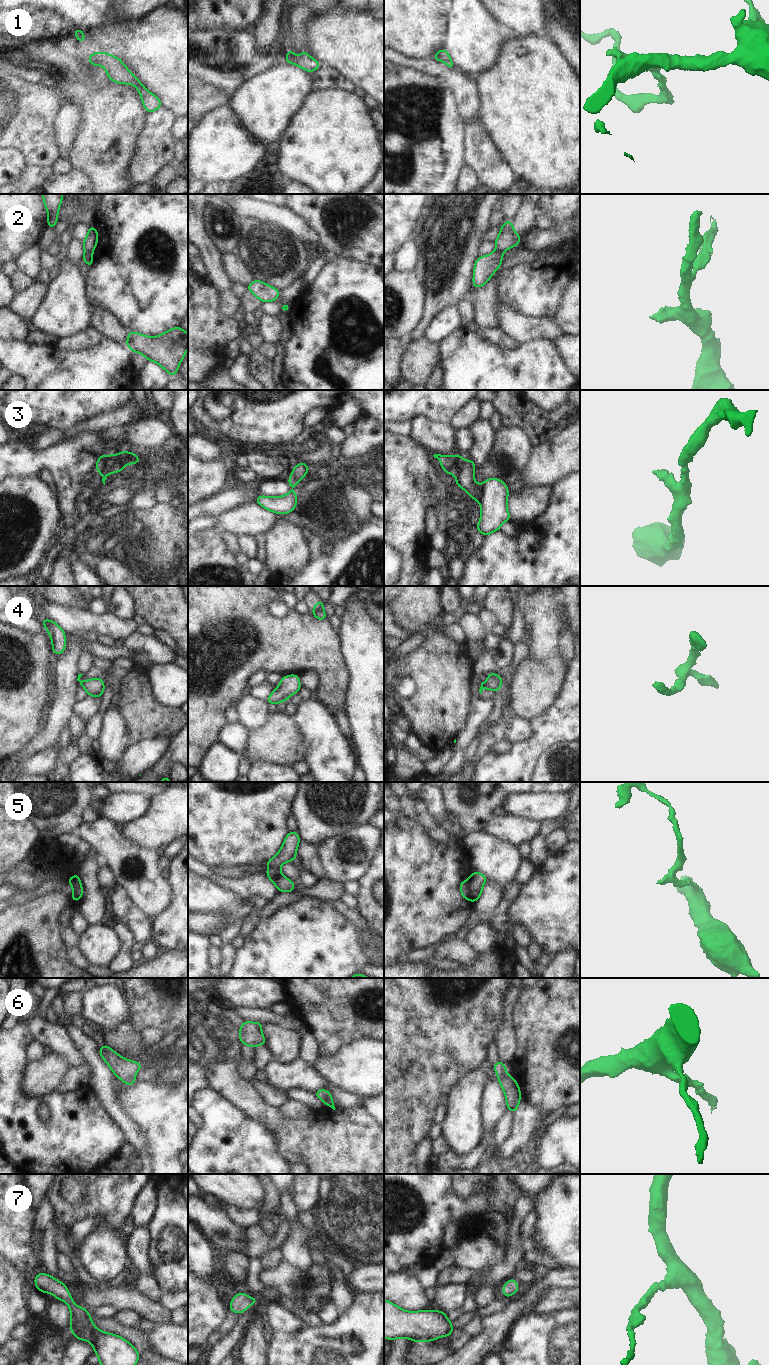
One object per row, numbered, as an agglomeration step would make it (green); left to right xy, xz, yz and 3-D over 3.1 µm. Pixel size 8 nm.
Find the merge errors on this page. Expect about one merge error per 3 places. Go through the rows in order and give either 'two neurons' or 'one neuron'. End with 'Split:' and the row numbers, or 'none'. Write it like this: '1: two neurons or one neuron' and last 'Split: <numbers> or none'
1: one neuron
2: two neurons
3: two neurons
4: one neuron
5: two neurons
6: one neuron
7: one neuron
Split: 2, 3, 5

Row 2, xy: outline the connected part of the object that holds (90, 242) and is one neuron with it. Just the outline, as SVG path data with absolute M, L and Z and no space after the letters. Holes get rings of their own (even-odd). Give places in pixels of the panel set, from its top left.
M89 226L88 234L83 240L83 247L85 252L92 252L98 243L98 232L95 226Z

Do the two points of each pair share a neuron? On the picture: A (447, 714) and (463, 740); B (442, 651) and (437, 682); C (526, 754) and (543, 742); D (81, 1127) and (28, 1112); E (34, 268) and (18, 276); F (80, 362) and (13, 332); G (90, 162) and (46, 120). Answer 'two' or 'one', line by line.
A: two
B: one
C: one
D: one
E: two
F: two
G: two

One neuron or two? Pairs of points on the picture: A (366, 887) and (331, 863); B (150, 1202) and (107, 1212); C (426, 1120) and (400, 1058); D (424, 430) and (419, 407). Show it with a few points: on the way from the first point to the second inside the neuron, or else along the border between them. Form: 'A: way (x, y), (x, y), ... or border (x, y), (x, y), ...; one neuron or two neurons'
A: border (371, 861), (365, 873), (357, 881); two neurons
B: border (143, 1185), (128, 1215); two neurons
C: way (411, 1105), (400, 1094), (400, 1073); one neuron
D: border (409, 420), (416, 416), (425, 416), (443, 424); two neurons

